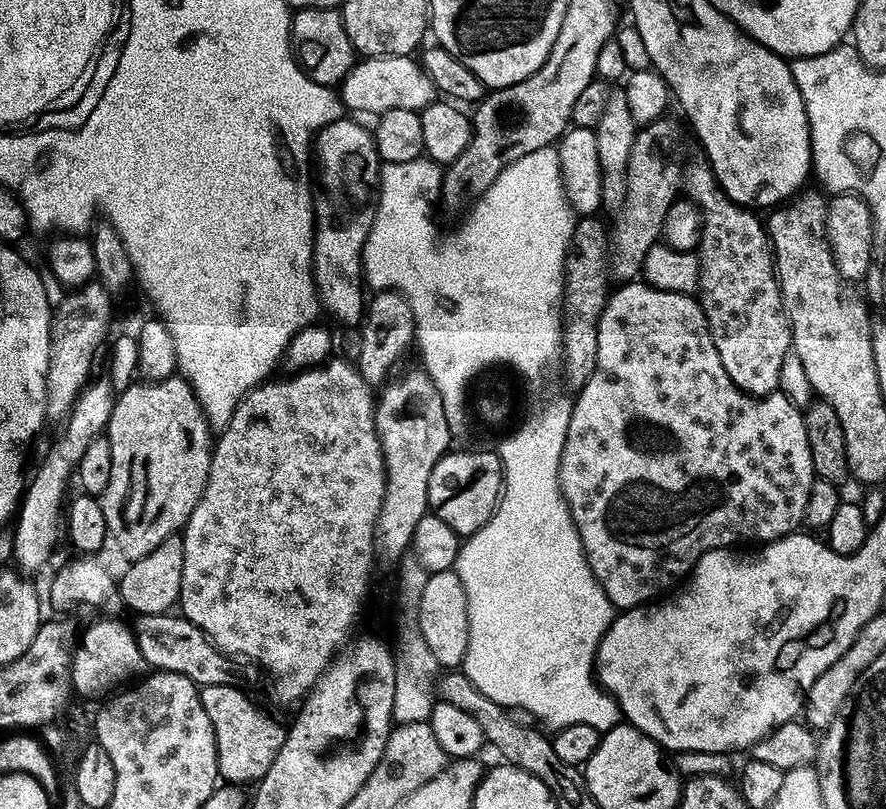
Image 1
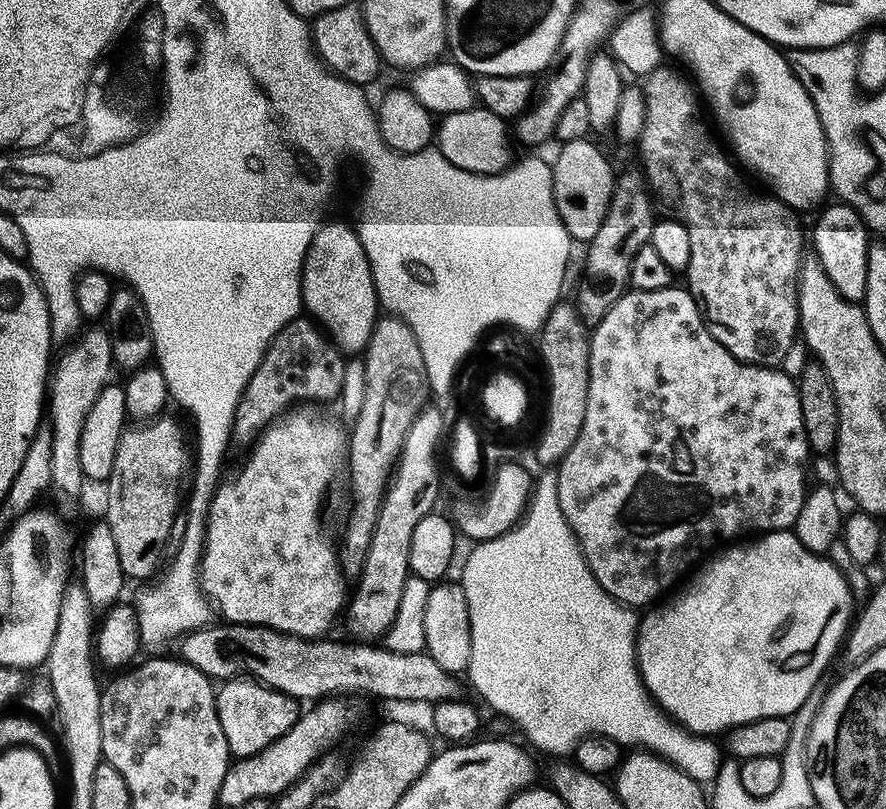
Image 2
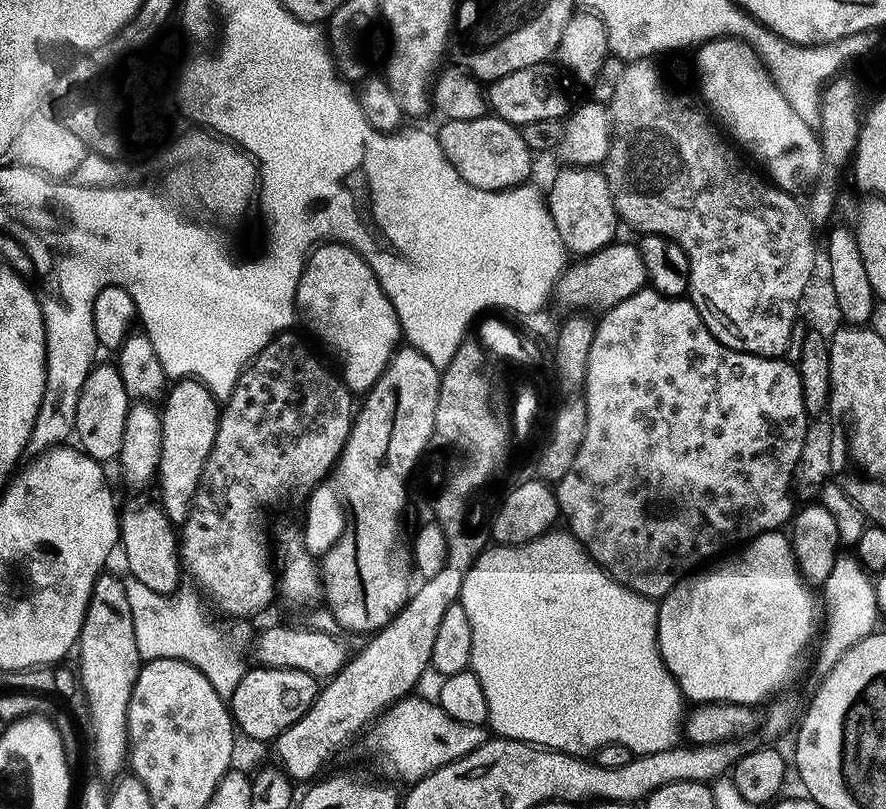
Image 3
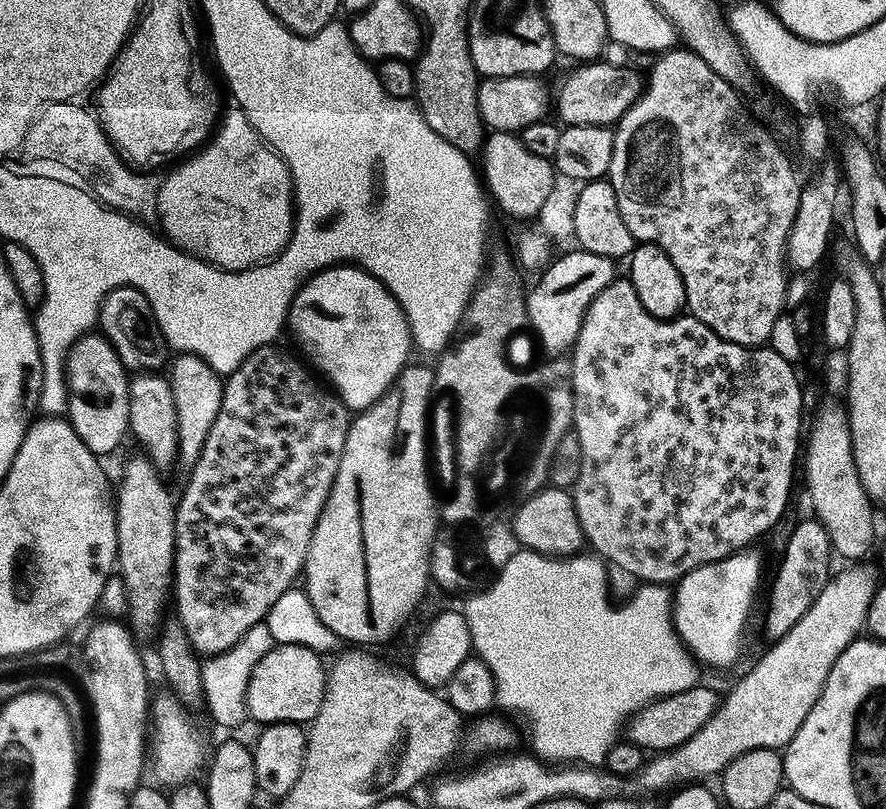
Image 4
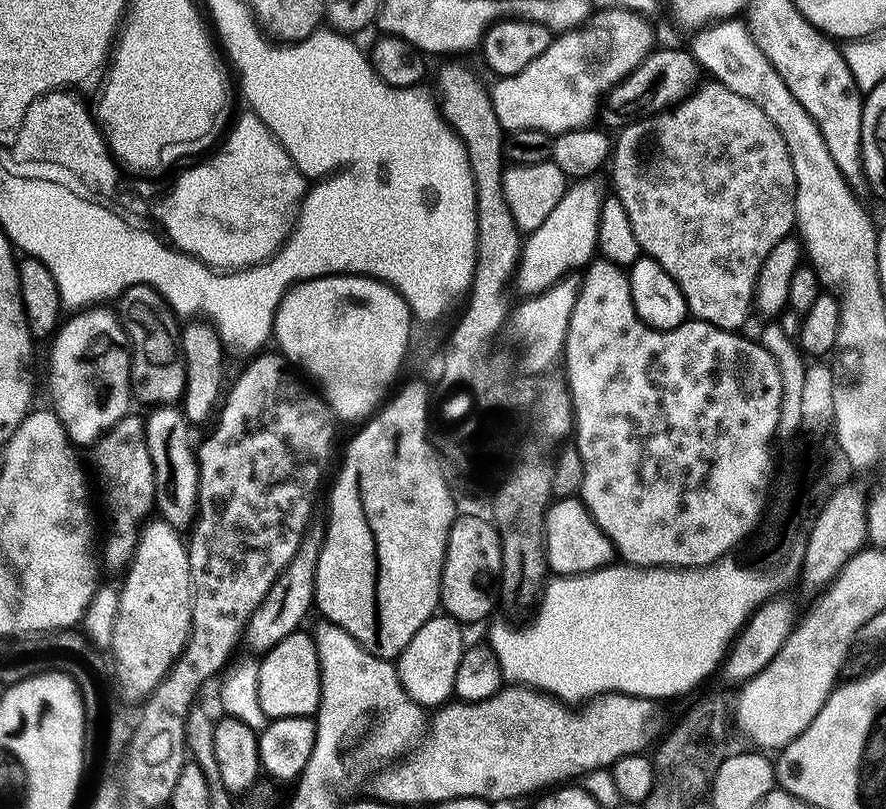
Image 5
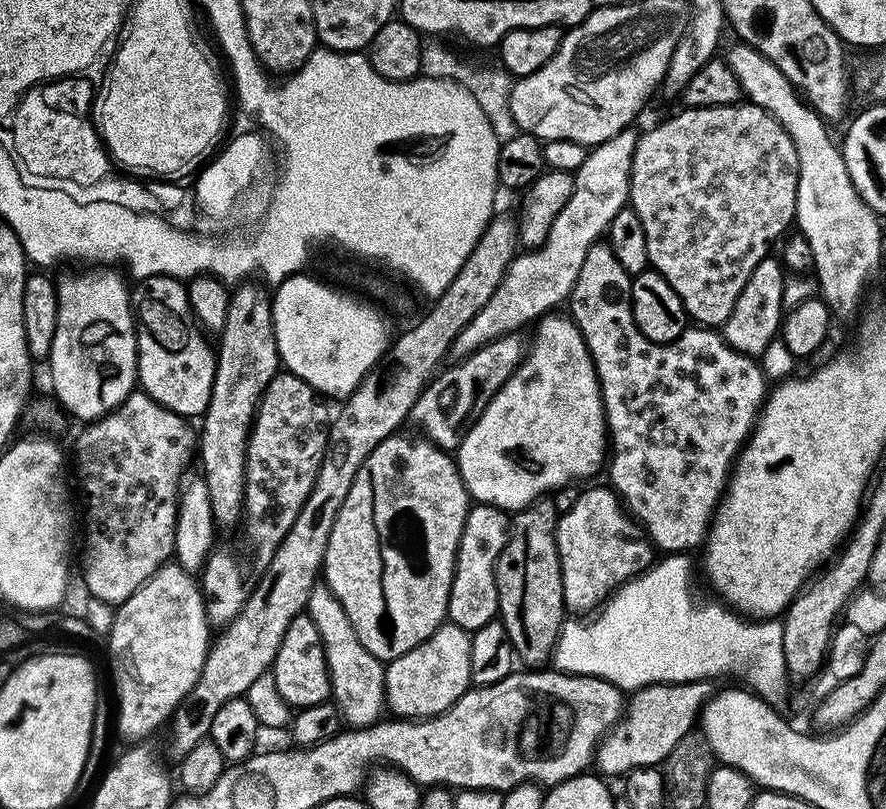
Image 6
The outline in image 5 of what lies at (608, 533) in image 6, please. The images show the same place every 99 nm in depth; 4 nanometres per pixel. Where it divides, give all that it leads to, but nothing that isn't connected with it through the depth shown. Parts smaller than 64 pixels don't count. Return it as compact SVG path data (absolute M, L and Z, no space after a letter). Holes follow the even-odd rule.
M564 494L548 505L544 519L544 557L549 573L556 576L577 576L609 567L614 560L614 549L610 538L596 524L583 499L576 494Z

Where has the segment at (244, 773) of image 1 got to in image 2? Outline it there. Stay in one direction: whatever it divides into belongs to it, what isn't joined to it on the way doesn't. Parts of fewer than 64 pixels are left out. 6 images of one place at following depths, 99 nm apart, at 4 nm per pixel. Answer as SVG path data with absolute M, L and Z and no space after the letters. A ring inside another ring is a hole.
M251 678L223 681L216 688L216 709L218 722L222 722L222 734L226 734L229 753L236 758L258 754L258 750L286 734L286 730L290 730L302 715L301 705L294 697Z

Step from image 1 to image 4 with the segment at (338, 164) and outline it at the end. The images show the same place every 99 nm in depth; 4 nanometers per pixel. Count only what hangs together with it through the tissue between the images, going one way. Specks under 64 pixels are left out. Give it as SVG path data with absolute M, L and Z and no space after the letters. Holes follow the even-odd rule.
M335 264L332 268L323 268L321 272L316 272L310 279L300 287L296 296L292 299L292 304L288 308L287 327L292 328L294 335L300 339L300 344L304 347L304 352L324 371L323 379L334 389L345 408L349 410L363 410L370 407L378 398L382 398L388 391L388 387L396 381L396 375L409 363L408 351L413 351L412 332L408 329L408 320L404 317L404 311L399 302L386 290L382 282L378 282L366 269L357 268L354 264Z

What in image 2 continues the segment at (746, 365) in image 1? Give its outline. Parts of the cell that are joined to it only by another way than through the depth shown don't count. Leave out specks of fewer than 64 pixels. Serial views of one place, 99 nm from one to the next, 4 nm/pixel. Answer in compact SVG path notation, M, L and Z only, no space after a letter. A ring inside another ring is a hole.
M661 66L649 72L643 81L646 122L638 141L639 167L644 173L655 207L659 211L661 208L665 217L682 222L690 234L692 281L687 281L686 287L700 307L704 325L712 337L722 342L722 346L726 346L726 350L730 350L730 354L744 364L780 366L786 357L786 350L798 338L800 327L797 279L805 259L804 244L806 248L806 232L800 229L801 217L775 196L763 196L744 185L740 177L741 169L724 157L723 150L708 133L700 117L701 105L697 93L689 77L680 72Z

